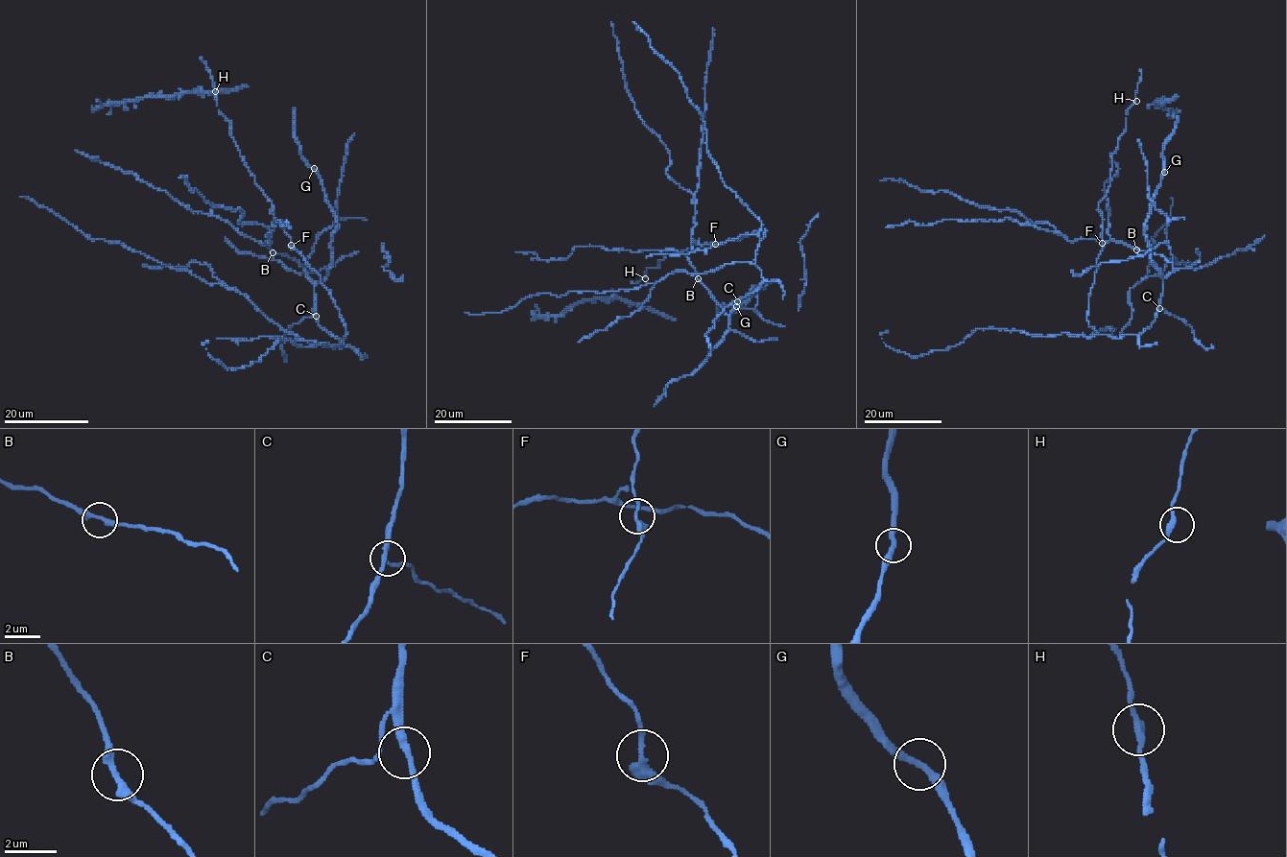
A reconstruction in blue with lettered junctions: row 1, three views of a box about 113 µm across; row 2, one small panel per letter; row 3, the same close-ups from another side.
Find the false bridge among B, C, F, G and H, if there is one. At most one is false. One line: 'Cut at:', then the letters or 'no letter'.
Cut at: no letter

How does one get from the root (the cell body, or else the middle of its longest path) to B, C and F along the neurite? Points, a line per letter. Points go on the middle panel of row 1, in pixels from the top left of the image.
B: (760, 269), (763, 283), (741, 297), (728, 314), (698, 278)
C: (760, 269), (763, 283), (737, 301)
F: (760, 269), (755, 263), (755, 256), (766, 229), (740, 239), (729, 239), (721, 245), (715, 244)

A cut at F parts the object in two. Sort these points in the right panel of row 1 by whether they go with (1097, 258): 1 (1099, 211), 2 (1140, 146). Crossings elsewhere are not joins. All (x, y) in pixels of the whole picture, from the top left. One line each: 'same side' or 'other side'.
1: other side
2: same side

